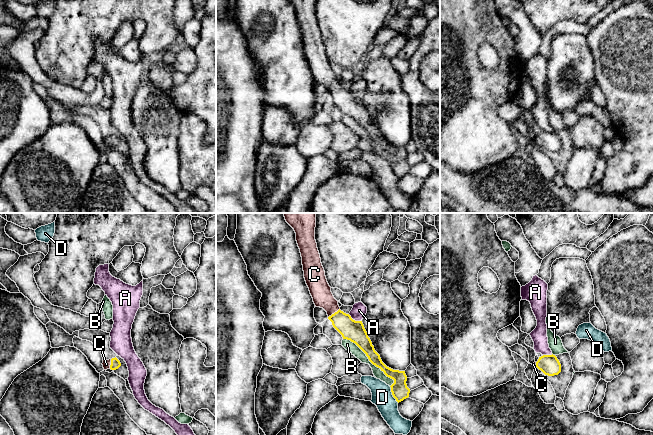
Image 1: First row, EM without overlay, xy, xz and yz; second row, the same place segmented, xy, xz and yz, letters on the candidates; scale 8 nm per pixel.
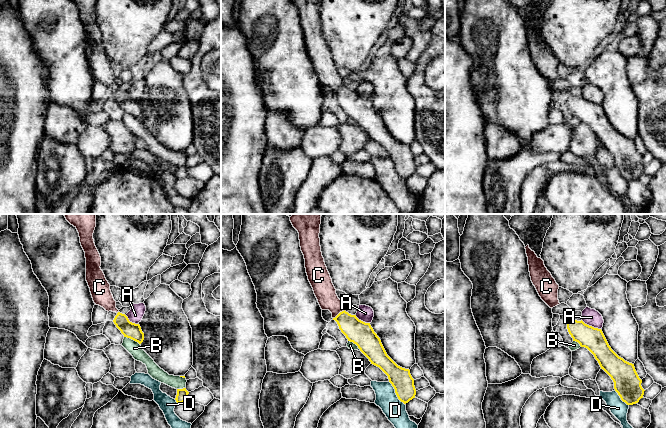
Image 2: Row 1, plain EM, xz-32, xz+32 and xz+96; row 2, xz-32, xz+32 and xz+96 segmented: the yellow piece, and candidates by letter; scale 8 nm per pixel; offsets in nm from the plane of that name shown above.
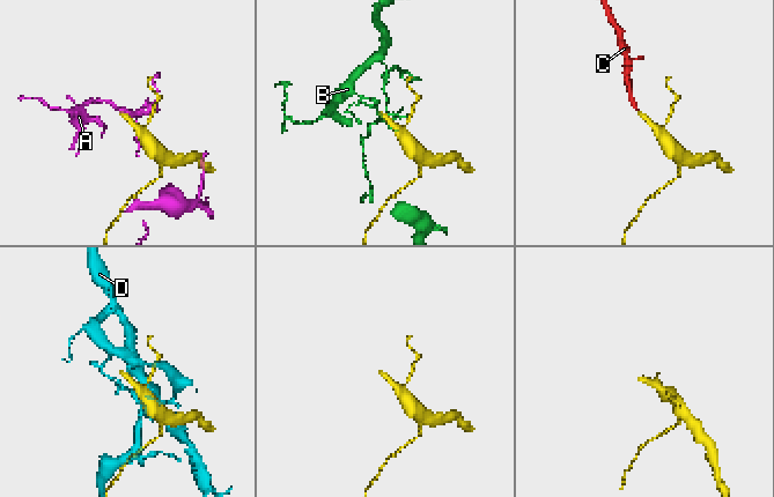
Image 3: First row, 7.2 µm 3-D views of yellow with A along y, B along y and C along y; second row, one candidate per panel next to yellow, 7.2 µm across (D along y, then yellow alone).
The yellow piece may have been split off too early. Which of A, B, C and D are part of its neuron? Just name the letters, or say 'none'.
C

